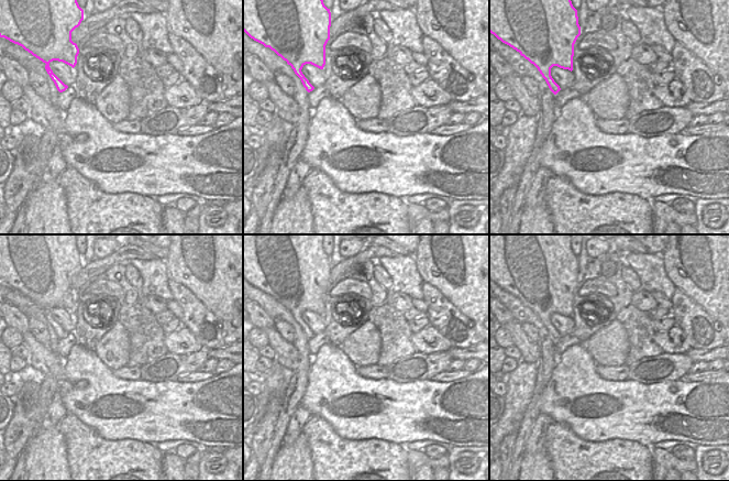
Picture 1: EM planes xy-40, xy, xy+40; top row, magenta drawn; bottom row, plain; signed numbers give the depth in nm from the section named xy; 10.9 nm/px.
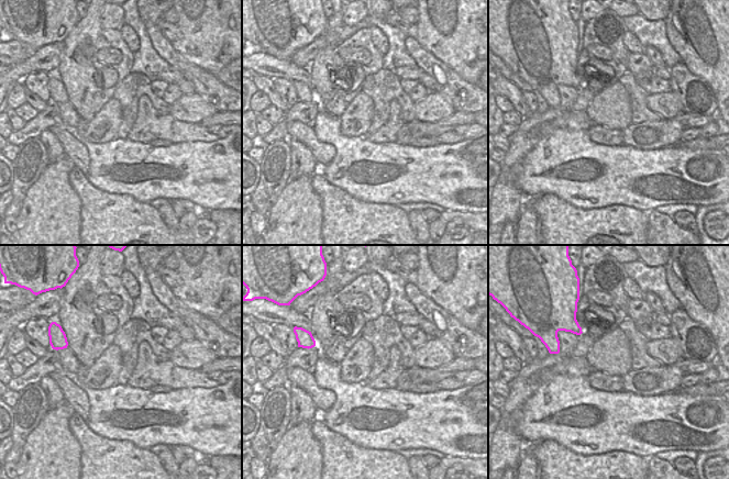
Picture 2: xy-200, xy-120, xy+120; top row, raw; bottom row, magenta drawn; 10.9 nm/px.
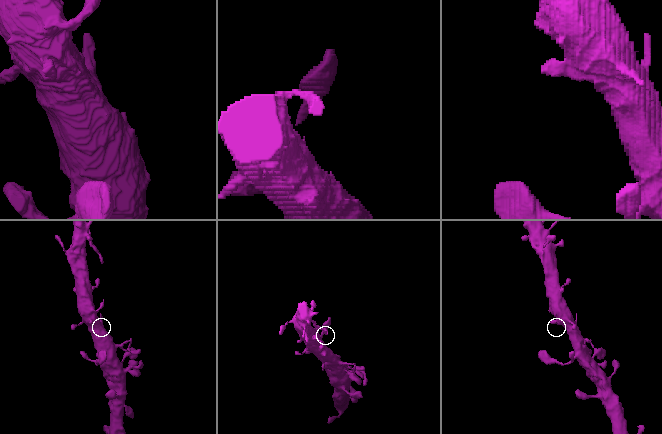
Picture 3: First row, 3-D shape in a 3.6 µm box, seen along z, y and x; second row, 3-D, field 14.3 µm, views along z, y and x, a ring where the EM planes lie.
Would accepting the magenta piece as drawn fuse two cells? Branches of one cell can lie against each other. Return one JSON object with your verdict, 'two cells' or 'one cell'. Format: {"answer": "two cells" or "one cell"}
{"answer": "one cell"}

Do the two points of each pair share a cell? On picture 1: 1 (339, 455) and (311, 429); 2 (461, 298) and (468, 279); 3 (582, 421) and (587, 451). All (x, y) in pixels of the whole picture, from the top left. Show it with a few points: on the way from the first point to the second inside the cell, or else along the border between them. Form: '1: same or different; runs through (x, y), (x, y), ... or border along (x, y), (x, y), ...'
1: same; runs through (332, 450), (318, 435)
2: same; runs through (465, 294), (468, 291), (468, 283)
3: different; border along (564, 424), (583, 439), (591, 441), (611, 439)

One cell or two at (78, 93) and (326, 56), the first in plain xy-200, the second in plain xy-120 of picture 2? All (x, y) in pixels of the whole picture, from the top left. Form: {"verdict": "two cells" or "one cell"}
{"verdict": "one cell"}

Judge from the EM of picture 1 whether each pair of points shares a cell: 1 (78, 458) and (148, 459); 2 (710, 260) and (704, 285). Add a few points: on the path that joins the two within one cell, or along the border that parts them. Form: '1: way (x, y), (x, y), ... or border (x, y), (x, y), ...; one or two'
1: way (96, 459), (131, 459); one
2: way (710, 266), (710, 279); one

